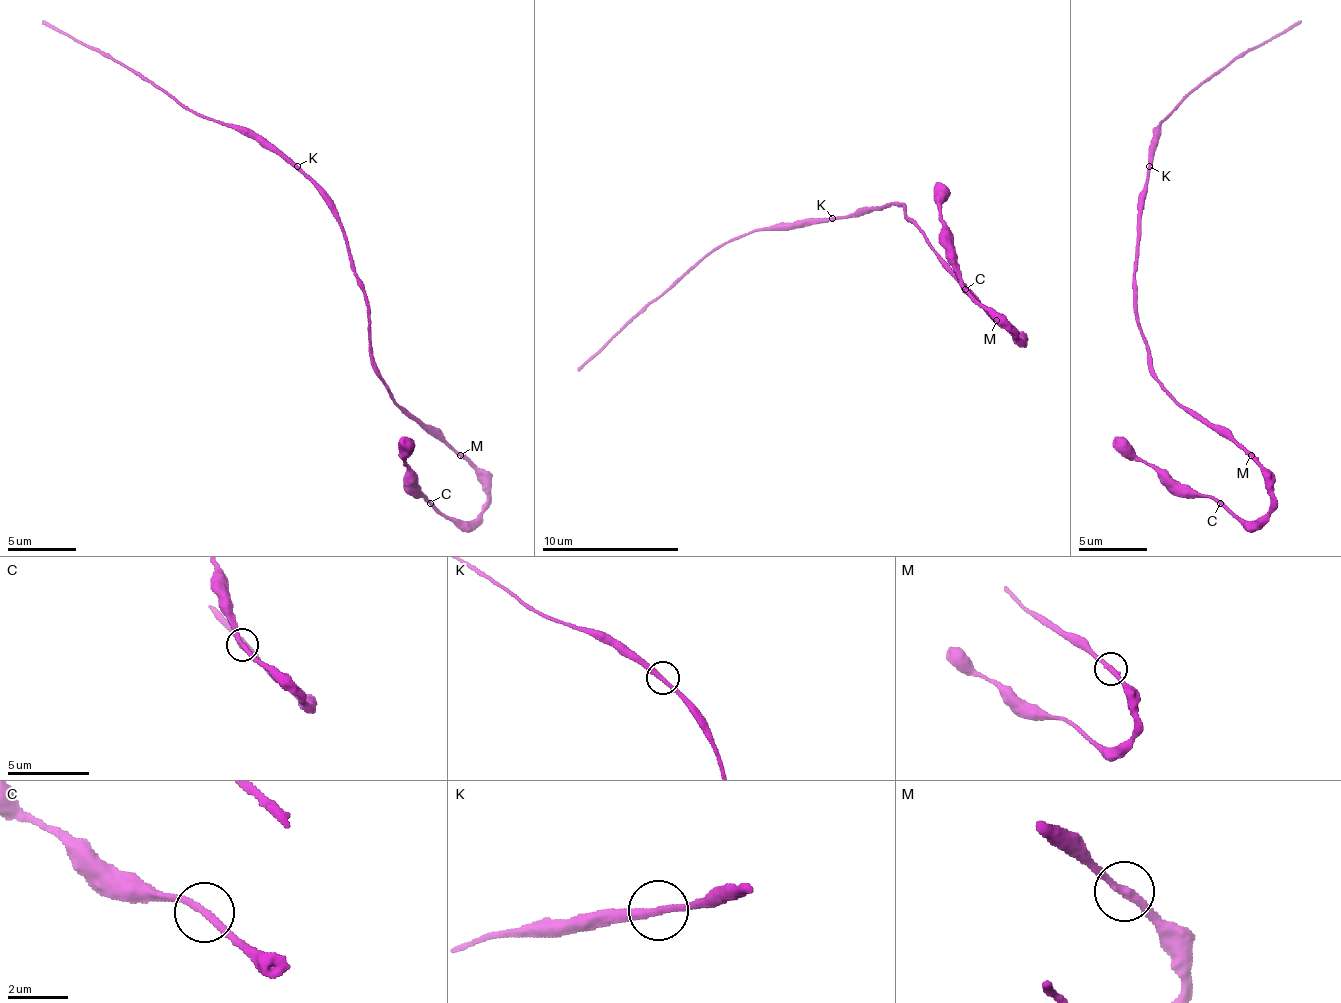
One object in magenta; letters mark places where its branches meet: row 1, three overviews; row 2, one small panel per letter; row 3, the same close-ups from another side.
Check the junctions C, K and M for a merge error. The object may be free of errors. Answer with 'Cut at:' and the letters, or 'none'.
Cut at: none

